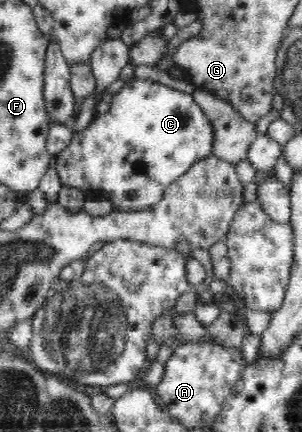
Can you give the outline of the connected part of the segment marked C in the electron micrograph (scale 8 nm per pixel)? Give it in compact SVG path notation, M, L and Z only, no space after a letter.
M133 79L113 96L109 112L95 116L87 128L75 133L71 144L55 156L56 172L65 186L79 188L84 192L105 190L115 212L141 213L158 205L165 190L197 161L212 155L213 142L211 122L195 103L192 94L157 82Z

